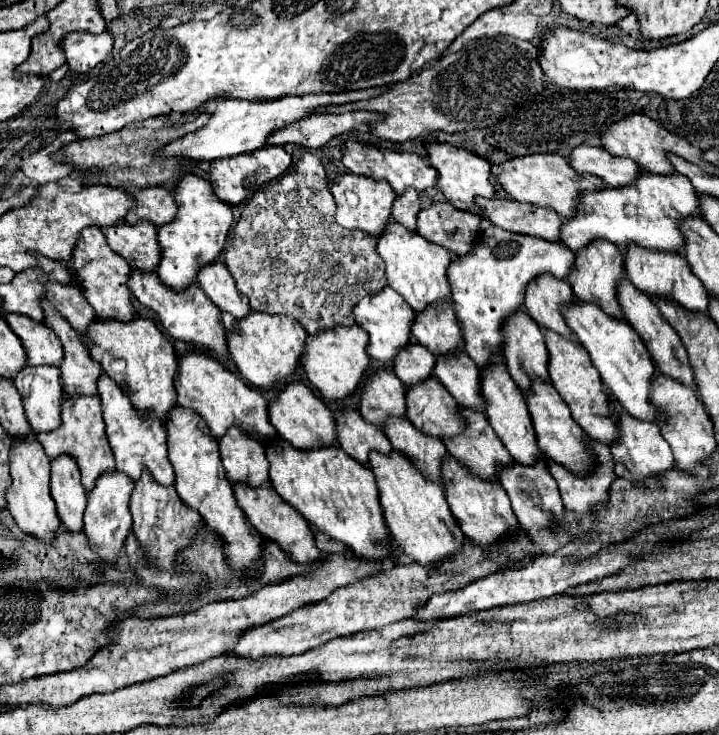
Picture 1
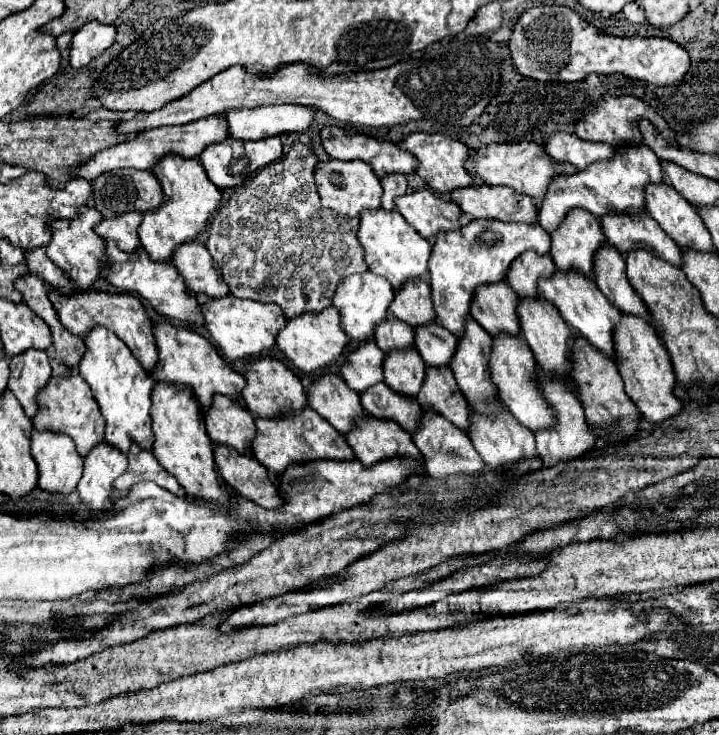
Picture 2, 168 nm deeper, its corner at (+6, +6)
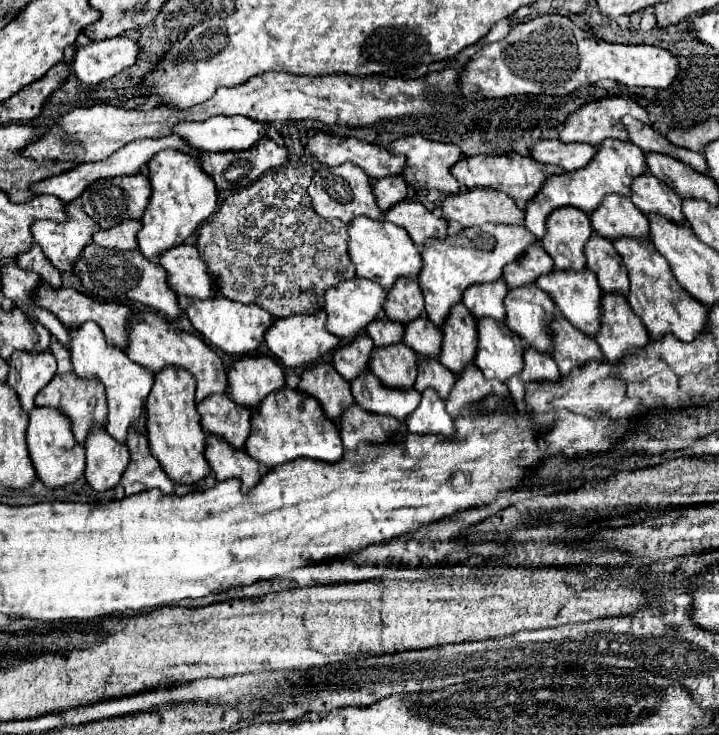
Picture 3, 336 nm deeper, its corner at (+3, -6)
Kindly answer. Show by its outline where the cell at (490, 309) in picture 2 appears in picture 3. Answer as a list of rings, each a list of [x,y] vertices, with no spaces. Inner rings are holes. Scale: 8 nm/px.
[[[498,280],[494,284],[476,284],[474,288],[466,290],[462,304],[466,304],[466,308],[478,320],[480,318],[494,318],[496,322],[504,322],[506,294],[508,294],[508,288],[506,288],[504,280]]]

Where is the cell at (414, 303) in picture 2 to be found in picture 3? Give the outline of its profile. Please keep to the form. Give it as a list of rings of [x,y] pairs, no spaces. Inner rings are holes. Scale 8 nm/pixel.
[[[398,280],[394,288],[388,290],[386,298],[386,316],[394,322],[408,324],[416,320],[424,312],[424,296],[416,280]]]

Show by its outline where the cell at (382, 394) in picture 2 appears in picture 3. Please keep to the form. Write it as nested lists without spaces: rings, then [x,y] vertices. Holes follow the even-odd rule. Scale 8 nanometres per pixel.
[[[366,372],[366,376],[358,376],[358,380],[354,380],[352,394],[360,408],[374,414],[388,414],[398,420],[406,420],[406,416],[412,414],[420,402],[420,394],[416,390],[394,392],[394,388],[378,384],[372,372]]]

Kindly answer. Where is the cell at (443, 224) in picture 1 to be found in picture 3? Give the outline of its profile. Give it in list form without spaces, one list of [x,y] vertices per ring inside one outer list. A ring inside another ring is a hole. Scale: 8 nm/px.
[[[402,202],[384,214],[386,220],[406,228],[416,246],[422,246],[428,238],[446,238],[448,220],[434,216],[422,202]]]

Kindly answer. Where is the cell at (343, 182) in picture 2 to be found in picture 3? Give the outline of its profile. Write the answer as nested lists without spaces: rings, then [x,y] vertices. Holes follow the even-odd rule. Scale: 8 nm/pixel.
[[[342,164],[336,168],[322,166],[312,178],[312,184],[308,186],[308,194],[312,198],[314,210],[326,220],[338,218],[342,222],[352,222],[358,216],[368,216],[372,220],[382,218],[382,210],[378,208],[376,196],[372,192],[370,178],[366,176],[366,172],[362,172],[362,168],[354,164]]]

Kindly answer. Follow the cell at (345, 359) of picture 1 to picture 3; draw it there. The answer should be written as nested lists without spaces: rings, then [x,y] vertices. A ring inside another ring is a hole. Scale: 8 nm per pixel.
[[[316,312],[316,314],[302,314],[302,316],[288,316],[286,320],[276,320],[266,332],[264,340],[270,352],[288,368],[306,368],[318,362],[324,354],[332,352],[338,348],[340,340],[326,330],[326,312]]]

